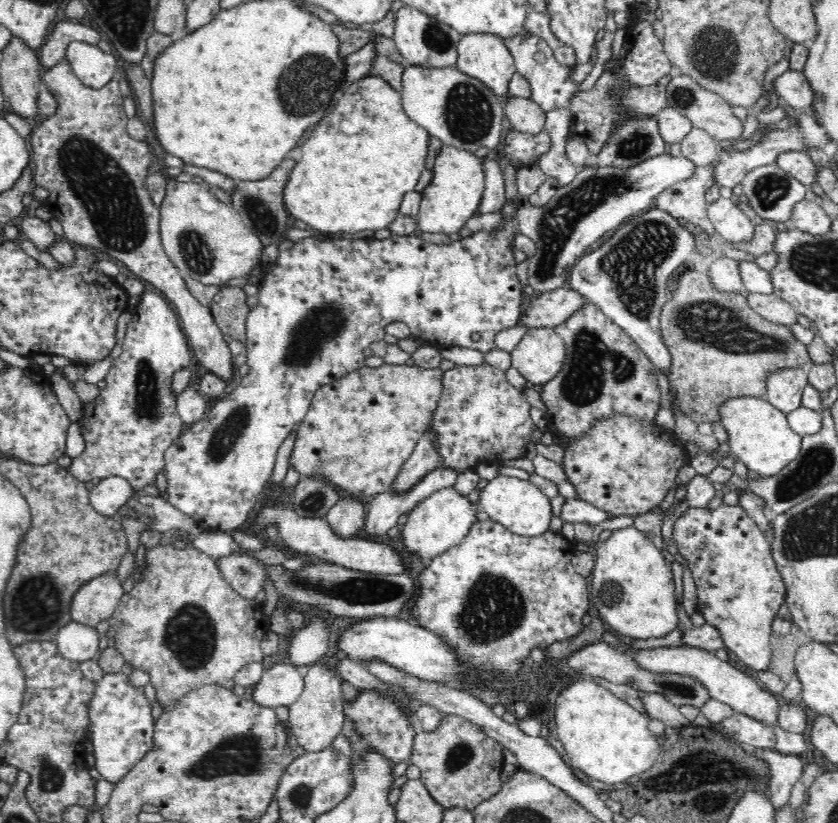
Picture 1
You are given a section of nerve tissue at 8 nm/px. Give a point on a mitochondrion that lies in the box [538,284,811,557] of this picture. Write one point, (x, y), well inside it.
(707, 323)

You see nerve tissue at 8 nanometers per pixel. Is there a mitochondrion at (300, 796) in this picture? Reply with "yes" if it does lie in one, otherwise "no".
yes

